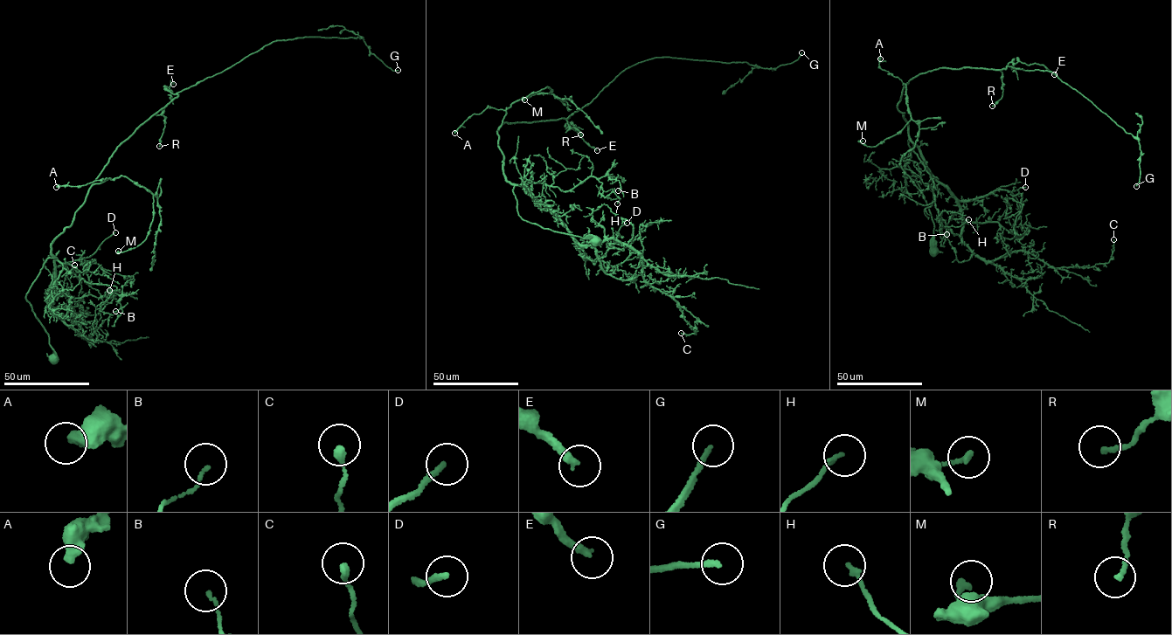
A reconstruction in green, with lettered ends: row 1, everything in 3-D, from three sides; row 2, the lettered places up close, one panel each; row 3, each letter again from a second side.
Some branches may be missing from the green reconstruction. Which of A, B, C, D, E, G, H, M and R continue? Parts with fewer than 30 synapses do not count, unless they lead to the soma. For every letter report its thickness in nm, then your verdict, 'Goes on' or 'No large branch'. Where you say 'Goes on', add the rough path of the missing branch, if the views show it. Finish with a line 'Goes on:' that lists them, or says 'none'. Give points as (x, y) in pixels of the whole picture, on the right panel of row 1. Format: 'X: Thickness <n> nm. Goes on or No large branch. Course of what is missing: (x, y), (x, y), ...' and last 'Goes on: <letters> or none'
A: Thickness 460 nm. No large branch
B: Thickness 110 nm. No large branch
C: Thickness 240 nm. No large branch
D: Thickness 190 nm. No large branch
E: Thickness 280 nm. Goes on. Course of what is missing: (1054, 74), (1075, 97), (1071, 103), (1059, 104)
G: Thickness 180 nm. Goes on. Course of what is missing: (1136, 186), (1128, 192), (1122, 209), (1107, 230), (1100, 258), (1100, 273), (1105, 289)
H: Thickness 140 nm. No large branch
M: Thickness 220 nm. No large branch
R: Thickness 170 nm. No large branch
Goes on: E, G

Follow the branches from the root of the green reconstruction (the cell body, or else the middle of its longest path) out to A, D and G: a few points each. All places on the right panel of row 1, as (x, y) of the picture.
A: (933, 251), (933, 224), (906, 163), (909, 124), (898, 107), (903, 87), (908, 83), (880, 68), (880, 58)
D: (933, 251), (931, 213), (906, 162), (909, 139), (932, 176), (959, 200), (999, 189), (1014, 196), (1025, 187)
G: (933, 251), (898, 107), (920, 74), (1051, 72), (1138, 140), (1136, 186)

